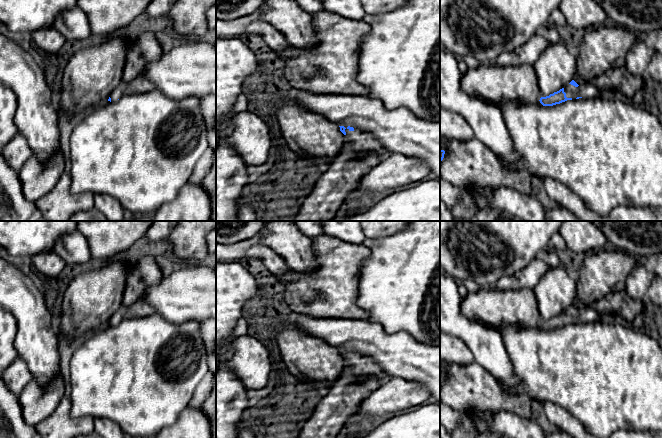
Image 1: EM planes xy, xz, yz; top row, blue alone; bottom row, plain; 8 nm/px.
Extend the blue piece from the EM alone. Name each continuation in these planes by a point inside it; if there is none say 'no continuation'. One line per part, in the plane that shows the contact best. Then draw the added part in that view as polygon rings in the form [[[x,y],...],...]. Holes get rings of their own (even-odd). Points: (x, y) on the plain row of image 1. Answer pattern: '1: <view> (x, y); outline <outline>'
1: xz (363, 366); outline [[[344,350],[346,359],[345,366],[352,366],[354,373],[358,376],[375,377],[381,383],[390,379],[390,377],[369,357],[354,352],[350,355]]]

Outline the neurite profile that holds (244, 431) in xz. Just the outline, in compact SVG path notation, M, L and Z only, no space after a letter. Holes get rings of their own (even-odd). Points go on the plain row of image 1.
M243 422L239 428L238 437L237 438L259 438L254 435L250 430L250 425Z

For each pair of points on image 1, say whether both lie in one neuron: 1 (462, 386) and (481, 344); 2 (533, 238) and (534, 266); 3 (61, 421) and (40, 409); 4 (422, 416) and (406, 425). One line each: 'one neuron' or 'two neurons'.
1: two neurons
2: two neurons
3: two neurons
4: one neuron

